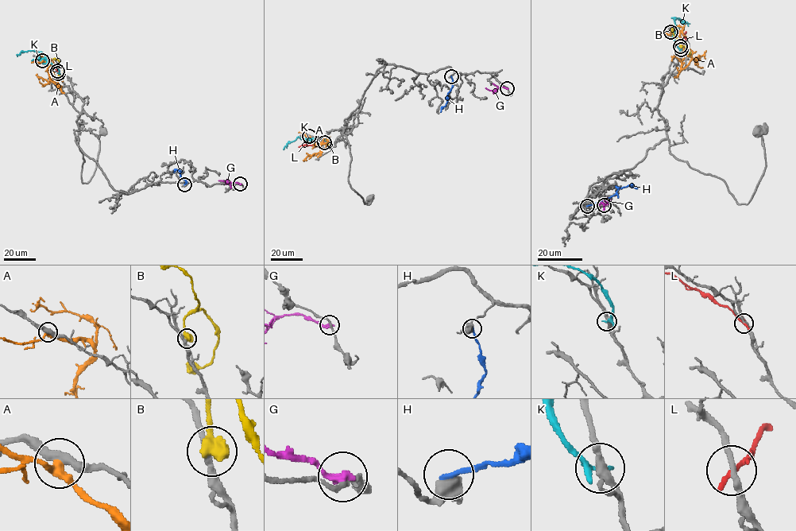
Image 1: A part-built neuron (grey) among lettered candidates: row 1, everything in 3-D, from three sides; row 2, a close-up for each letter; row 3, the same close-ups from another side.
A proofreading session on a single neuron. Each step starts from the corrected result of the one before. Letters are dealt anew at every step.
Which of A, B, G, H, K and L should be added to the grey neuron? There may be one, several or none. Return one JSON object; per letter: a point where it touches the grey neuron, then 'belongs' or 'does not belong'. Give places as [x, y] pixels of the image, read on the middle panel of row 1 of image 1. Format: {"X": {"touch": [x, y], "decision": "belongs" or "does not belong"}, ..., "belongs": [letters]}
{"A": {"touch": [309, 136], "decision": "does not belong"}, "B": {"touch": [325, 143], "decision": "does not belong"}, "G": {"touch": [507, 88], "decision": "does not belong"}, "H": {"touch": [451, 76], "decision": "does not belong"}, "K": {"touch": [325, 143], "decision": "does not belong"}, "L": {"touch": [324, 142], "decision": "does not belong"}, "belongs": []}

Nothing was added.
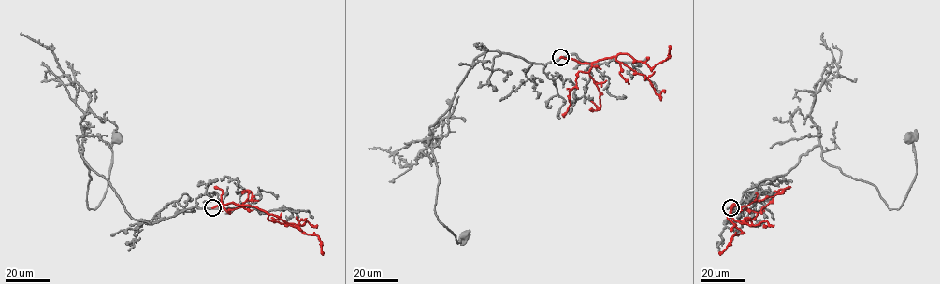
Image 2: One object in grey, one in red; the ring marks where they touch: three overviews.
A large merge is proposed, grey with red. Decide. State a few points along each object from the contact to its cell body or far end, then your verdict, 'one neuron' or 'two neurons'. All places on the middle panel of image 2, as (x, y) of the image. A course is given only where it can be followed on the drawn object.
course grey (560, 58), (540, 63), (483, 52), (429, 127), (435, 214), (457, 243), (464, 234); course red (560, 57), (593, 63), (628, 53), (652, 67), (669, 57), (671, 46); two neurons

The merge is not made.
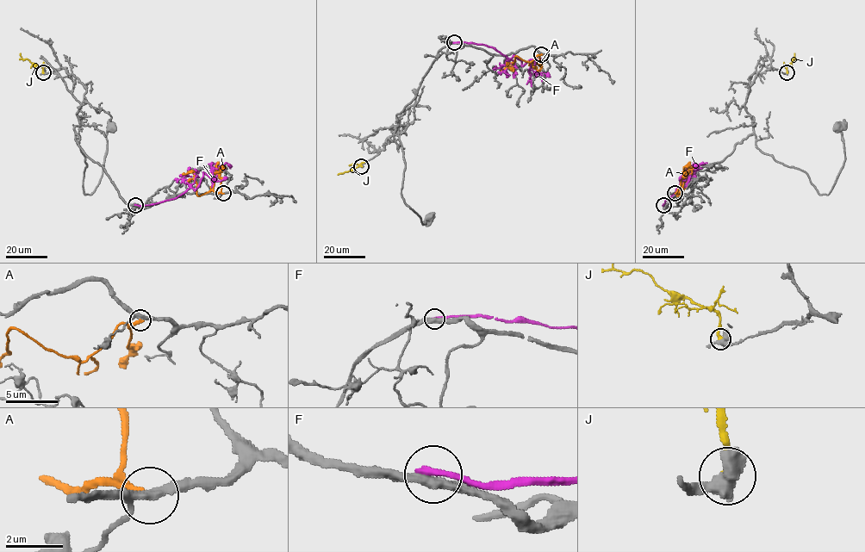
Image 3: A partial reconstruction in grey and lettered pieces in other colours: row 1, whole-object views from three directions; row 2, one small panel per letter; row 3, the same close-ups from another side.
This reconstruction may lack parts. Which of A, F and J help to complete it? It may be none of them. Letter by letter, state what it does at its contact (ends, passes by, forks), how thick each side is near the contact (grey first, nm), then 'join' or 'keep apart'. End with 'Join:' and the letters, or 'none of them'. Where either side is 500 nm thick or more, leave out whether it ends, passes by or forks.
A: it ends there; 280 nm thick on the grey side, 300 nm on the other; keep apart
F: it ends there; 380 nm thick on the grey side, 280 nm on the other; keep apart
J: 600 nm thick on the grey side, 360 nm on the other; join
Join: J

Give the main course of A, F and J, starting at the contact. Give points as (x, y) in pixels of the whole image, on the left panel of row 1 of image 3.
A: (223, 194), (212, 190), (197, 195), (193, 172), (182, 174)
F: (136, 205), (154, 204), (177, 198), (189, 188), (196, 189), (202, 172), (215, 181), (212, 187), (213, 163)
J: (43, 72), (41, 66), (22, 58), (21, 53)

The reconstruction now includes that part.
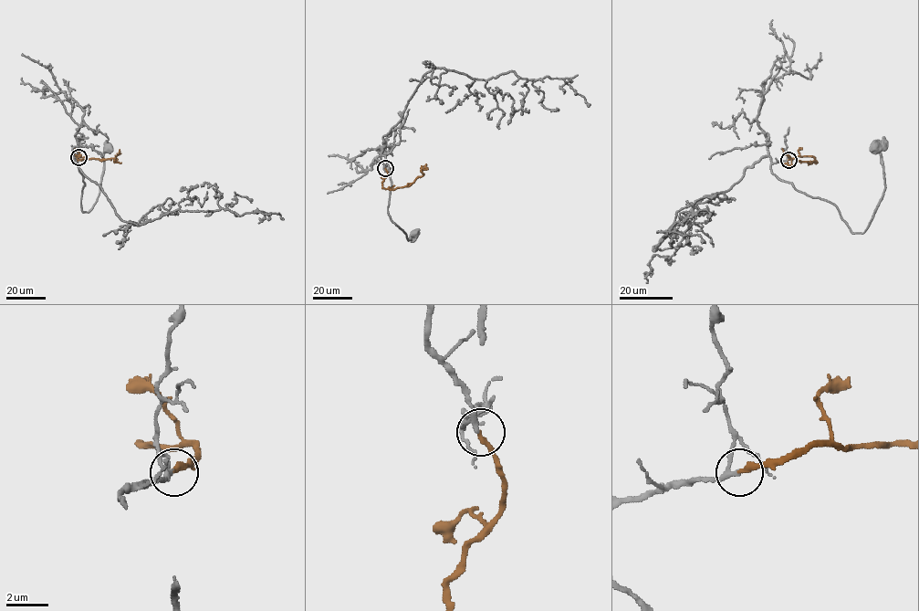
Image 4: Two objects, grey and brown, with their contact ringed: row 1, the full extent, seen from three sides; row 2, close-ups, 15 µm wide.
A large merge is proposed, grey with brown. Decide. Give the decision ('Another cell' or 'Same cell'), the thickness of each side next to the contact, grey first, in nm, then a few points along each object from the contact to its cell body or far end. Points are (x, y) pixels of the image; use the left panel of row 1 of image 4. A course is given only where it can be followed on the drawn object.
Same cell. Thickness 190 nm (grey) against 260 nm. Course of grey: (78, 157), (74, 160), (85, 184), (81, 210), (88, 212), (99, 192), (103, 152), (108, 149). Course of brown: (78, 157), (80, 154), (76, 154), (78, 160), (116, 158), (115, 161), (120, 149)

